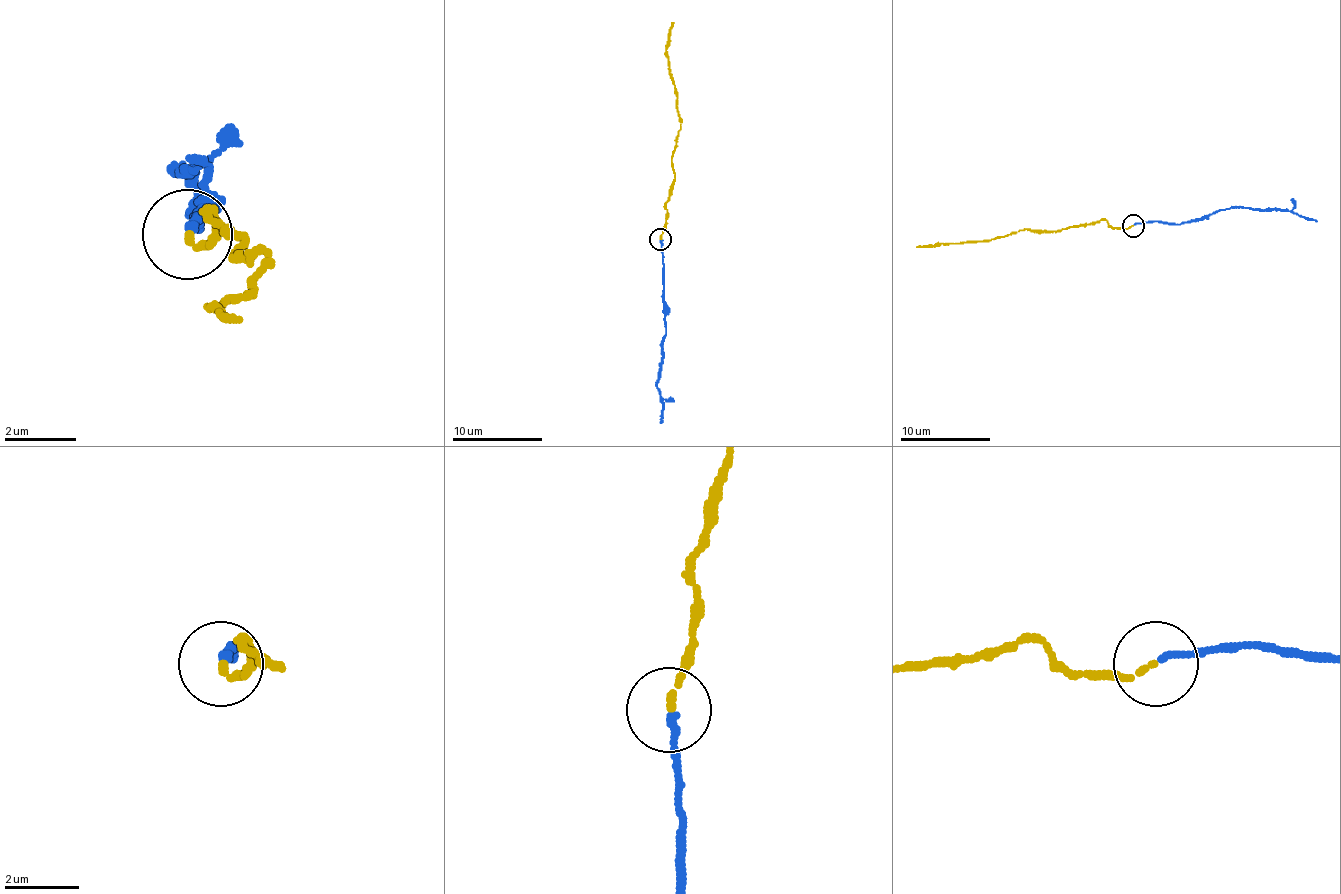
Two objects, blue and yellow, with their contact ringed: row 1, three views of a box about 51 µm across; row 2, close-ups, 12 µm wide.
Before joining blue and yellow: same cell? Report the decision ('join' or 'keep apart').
join

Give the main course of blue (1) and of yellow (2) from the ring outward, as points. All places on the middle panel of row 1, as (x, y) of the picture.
1: (660, 240), (666, 332), (657, 391), (662, 404), (660, 422)
2: (660, 238), (675, 178), (671, 166), (680, 131), (677, 93), (666, 54), (673, 23)

